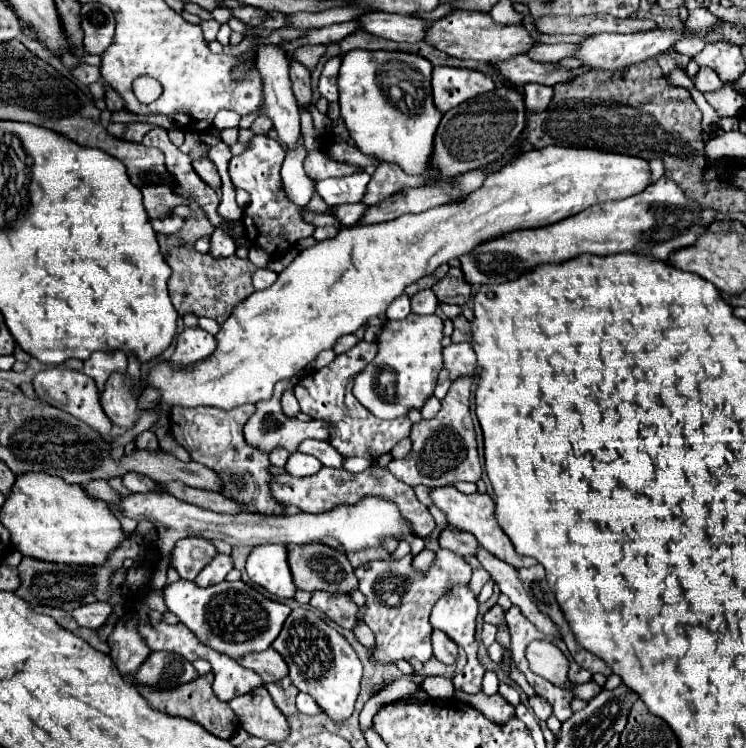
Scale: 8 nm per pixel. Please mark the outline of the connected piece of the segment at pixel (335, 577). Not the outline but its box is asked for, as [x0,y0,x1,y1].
[287,544,357,592]

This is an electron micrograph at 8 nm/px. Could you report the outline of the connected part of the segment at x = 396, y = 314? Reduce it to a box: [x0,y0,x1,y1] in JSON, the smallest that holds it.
[387,294,411,320]

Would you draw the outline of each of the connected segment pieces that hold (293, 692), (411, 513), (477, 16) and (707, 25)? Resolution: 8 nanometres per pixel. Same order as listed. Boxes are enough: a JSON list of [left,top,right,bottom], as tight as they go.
[[265,678,299,718],[269,466,435,538],[423,10,535,62],[677,6,721,58]]

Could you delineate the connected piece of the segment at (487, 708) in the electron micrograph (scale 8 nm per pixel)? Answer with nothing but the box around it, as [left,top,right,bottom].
[455,692,513,724]

